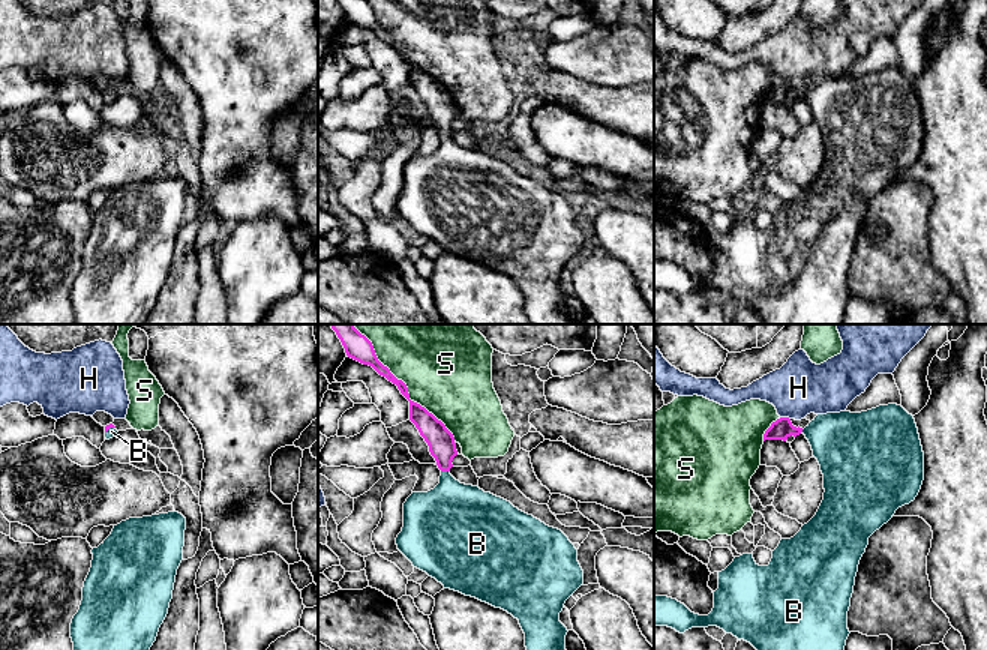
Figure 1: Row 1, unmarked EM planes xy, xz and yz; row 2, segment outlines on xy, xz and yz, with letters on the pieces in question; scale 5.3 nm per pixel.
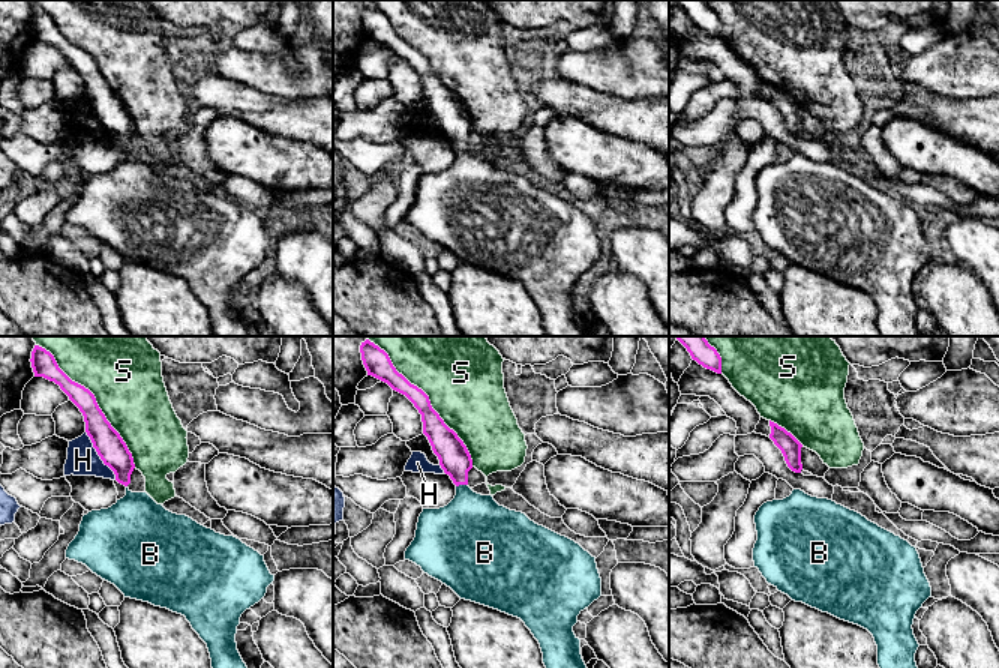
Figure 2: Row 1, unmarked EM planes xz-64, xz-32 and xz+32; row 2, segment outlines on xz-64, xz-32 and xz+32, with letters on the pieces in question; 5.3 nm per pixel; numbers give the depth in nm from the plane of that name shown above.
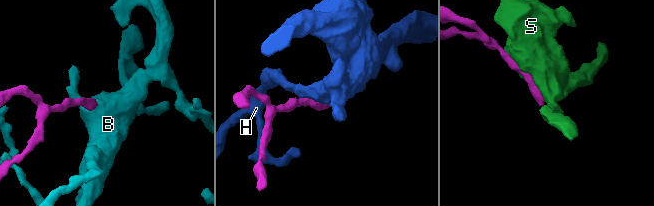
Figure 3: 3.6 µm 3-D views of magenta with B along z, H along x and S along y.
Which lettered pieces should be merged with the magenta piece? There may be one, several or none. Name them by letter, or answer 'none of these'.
B

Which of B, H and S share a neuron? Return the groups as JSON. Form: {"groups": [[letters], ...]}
{"groups": [["B"], ["H"], ["S"]]}

